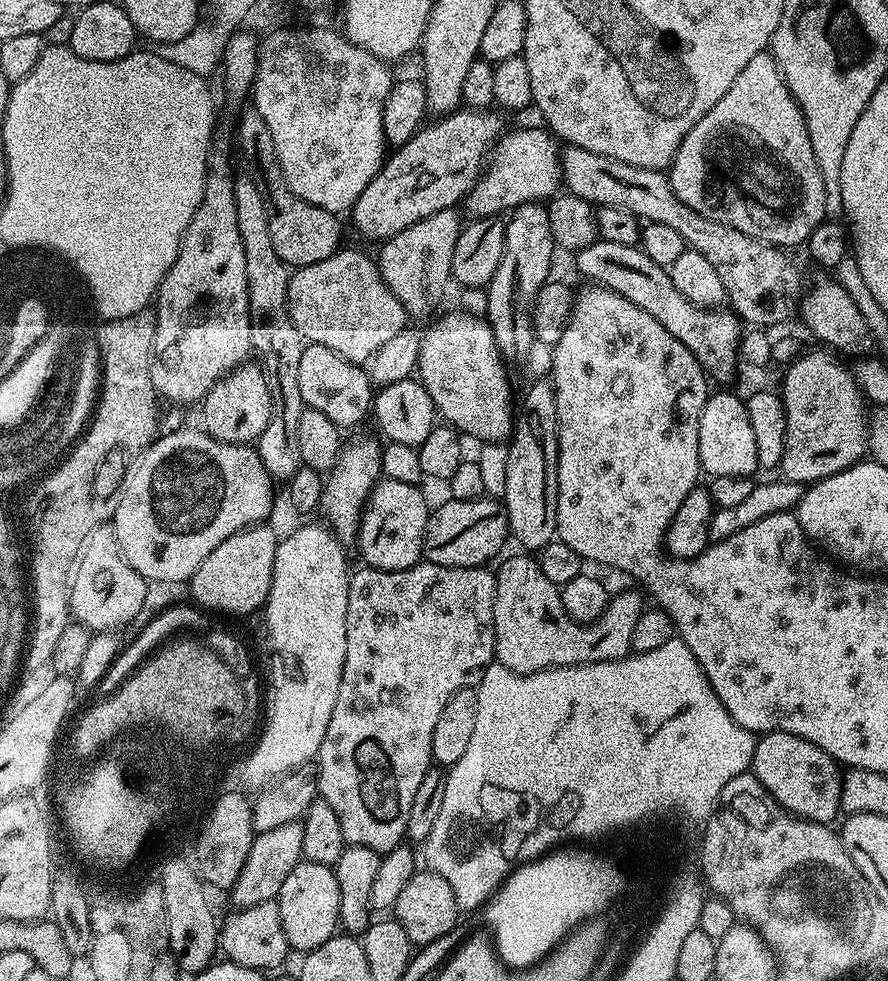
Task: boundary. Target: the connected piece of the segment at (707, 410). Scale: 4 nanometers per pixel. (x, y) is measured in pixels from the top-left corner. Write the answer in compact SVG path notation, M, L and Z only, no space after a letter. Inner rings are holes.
M713 391L709 395L706 406L702 406L702 418L698 422L698 454L701 469L709 477L751 477L752 471L760 468L748 405L743 399L739 400L732 392Z

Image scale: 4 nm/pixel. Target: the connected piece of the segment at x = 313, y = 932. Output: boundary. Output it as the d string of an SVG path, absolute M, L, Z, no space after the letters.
M301 860L286 882L282 882L282 890L278 897L282 914L282 930L286 932L286 942L293 953L307 954L313 952L322 942L337 935L340 923L340 895L338 880L332 868L322 866L318 862Z

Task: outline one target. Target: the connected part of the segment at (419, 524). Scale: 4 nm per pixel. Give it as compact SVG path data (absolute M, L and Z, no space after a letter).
M381 479L368 495L360 518L360 533L355 538L355 543L360 544L360 556L364 559L361 561L367 567L397 572L421 563L430 504L424 501L420 490L414 484Z

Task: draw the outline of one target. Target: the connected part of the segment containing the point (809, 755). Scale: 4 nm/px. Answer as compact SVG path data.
M765 732L757 739L750 769L760 785L794 816L828 824L840 812L841 765L826 750L785 732Z

